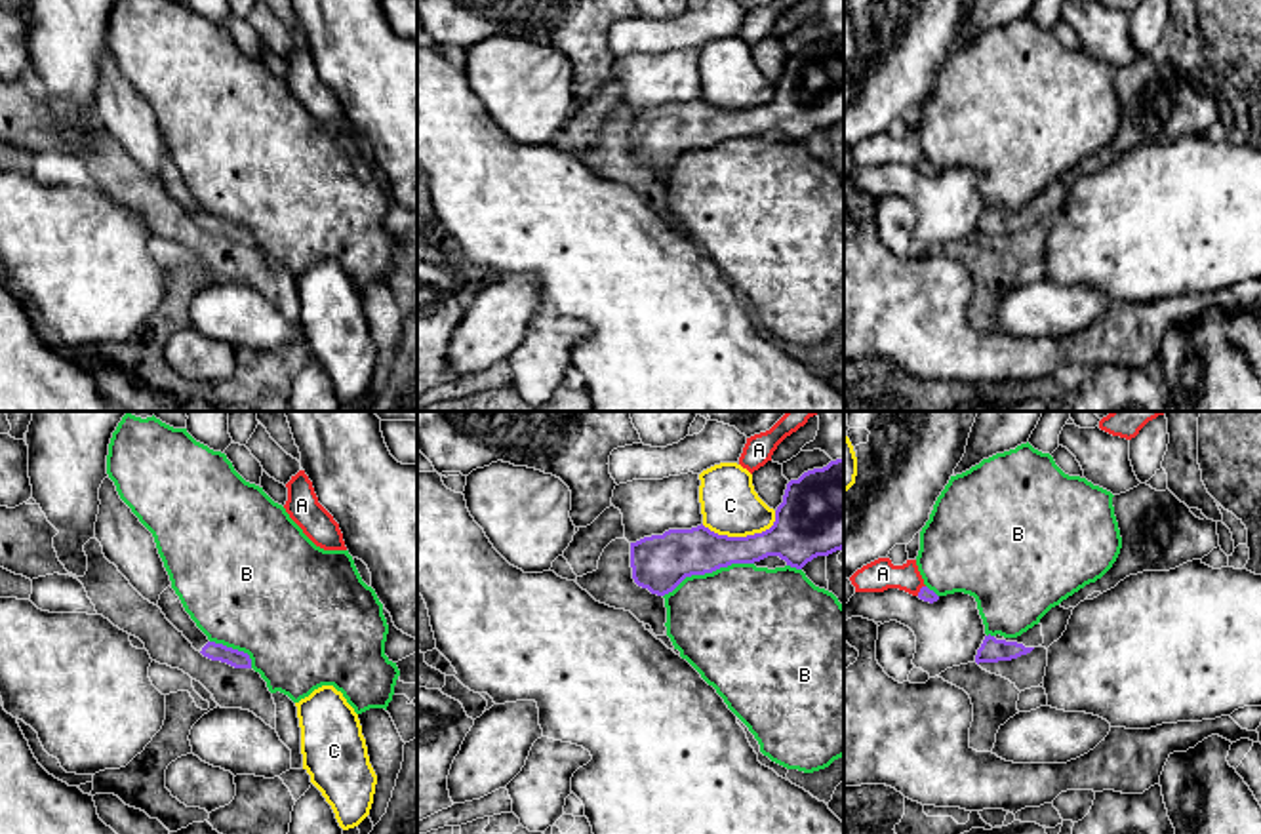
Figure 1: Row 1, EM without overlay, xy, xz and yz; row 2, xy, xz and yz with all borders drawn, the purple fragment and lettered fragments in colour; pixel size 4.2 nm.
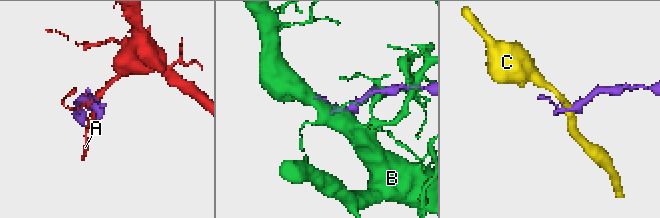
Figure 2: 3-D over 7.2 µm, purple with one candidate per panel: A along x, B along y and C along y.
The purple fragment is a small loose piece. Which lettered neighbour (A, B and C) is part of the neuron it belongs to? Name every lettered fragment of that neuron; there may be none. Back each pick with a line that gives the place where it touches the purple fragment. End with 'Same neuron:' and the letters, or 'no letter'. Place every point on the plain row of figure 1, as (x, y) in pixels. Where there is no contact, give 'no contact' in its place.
Same neuron: no letter

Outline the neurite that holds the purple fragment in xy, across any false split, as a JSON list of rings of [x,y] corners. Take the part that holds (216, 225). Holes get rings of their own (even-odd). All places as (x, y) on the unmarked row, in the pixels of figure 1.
[[[168,160],[158,173],[158,181],[166,192],[192,217],[196,225],[211,234],[227,236],[234,242],[251,242],[248,227],[227,221],[223,217],[210,215],[208,209],[196,200],[190,189],[185,185],[179,169]]]

